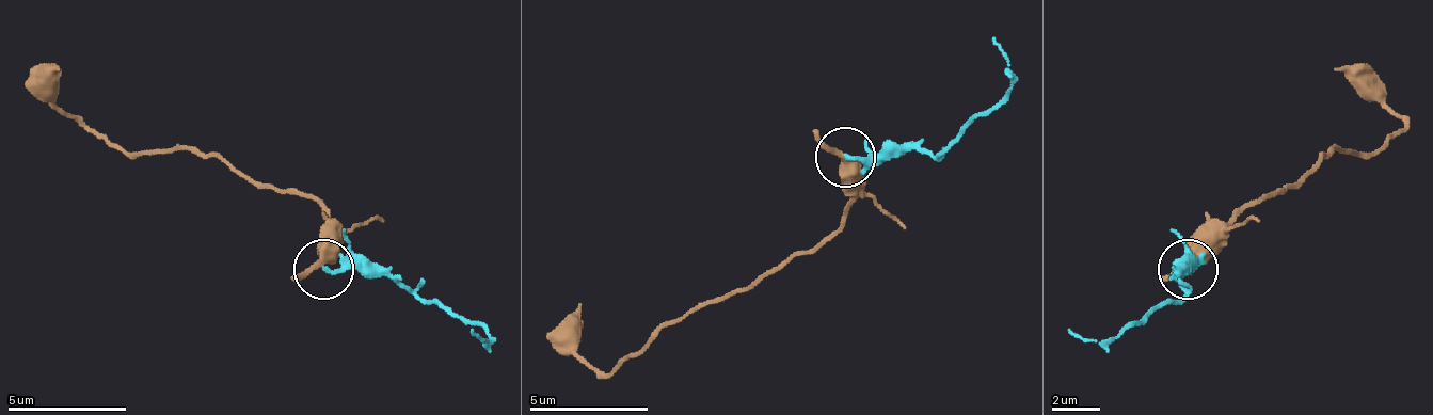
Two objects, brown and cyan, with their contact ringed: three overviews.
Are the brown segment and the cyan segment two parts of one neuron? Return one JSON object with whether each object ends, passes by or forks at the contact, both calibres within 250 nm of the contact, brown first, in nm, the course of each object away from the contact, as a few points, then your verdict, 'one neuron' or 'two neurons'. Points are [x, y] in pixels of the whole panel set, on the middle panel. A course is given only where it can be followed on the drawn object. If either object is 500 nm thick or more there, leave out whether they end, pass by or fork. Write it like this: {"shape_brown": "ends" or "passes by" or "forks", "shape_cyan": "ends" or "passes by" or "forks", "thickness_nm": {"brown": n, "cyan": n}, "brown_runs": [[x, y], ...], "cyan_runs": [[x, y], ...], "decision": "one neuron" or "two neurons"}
{"shape_brown": "passes by", "shape_cyan": "ends", "thickness_nm": {"brown": 400, "cyan": 200}, "brown_runs": [[843, 158], [849, 212], [831, 236], [712, 301], [605, 372], [575, 349], [582, 301]], "cyan_runs": [[843, 158], [896, 158], [944, 153], [1009, 86], [1009, 58], [992, 40]], "decision": "two neurons"}

